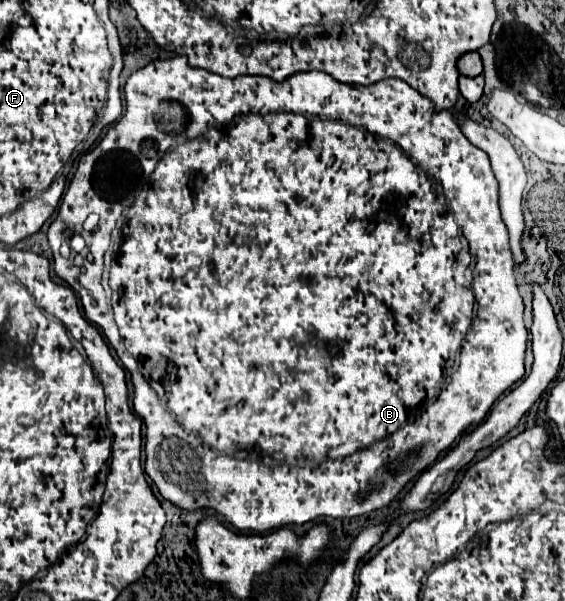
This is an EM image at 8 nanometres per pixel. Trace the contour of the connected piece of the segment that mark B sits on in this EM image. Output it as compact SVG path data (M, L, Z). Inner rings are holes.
M186 56L154 60L136 70L124 84L124 96L126 112L108 128L110 144L106 144L106 156L98 156L98 152L94 152L94 156L90 156L90 152L82 156L72 184L60 200L56 220L50 224L48 244L54 254L54 272L68 284L68 262L64 262L60 254L64 232L78 232L88 242L80 268L76 268L74 258L70 258L72 290L82 302L84 316L104 330L110 346L132 376L132 406L146 422L144 470L164 500L182 510L214 510L234 528L254 532L274 530L282 524L306 524L318 518L356 518L368 514L388 506L402 488L434 464L454 440L470 430L470 426L478 426L492 404L524 376L528 332L522 318L524 304L518 300L512 270L514 260L508 244L508 230L498 208L498 180L486 152L466 140L452 112L436 112L426 96L418 96L414 88L398 78L380 80L378 84L370 84L370 88L334 82L324 72L294 74L284 82L266 80L264 76L226 80L202 68L192 68ZM116 200L128 208L122 224L122 244L110 268L110 288L116 310L116 316L112 316L112 306L106 300L100 276L110 234L124 210L114 210L114 204L118 204ZM88 214L96 214L96 220L88 222ZM460 236L466 236L468 250L462 248ZM472 256L476 258L474 270L470 266ZM476 296L474 330L470 330Z

